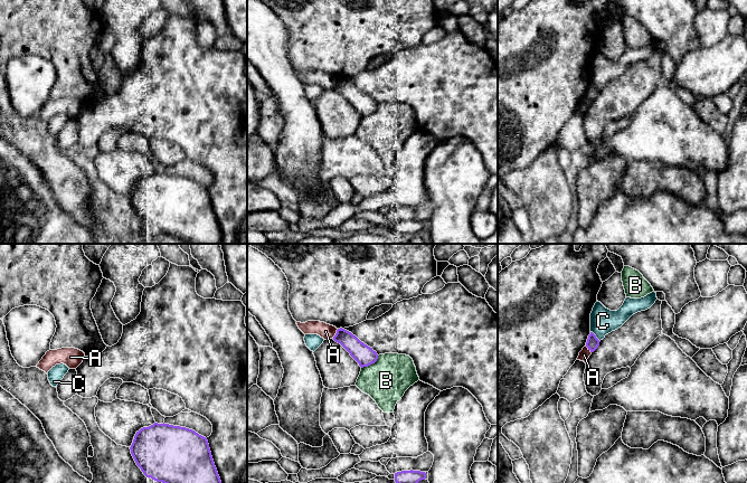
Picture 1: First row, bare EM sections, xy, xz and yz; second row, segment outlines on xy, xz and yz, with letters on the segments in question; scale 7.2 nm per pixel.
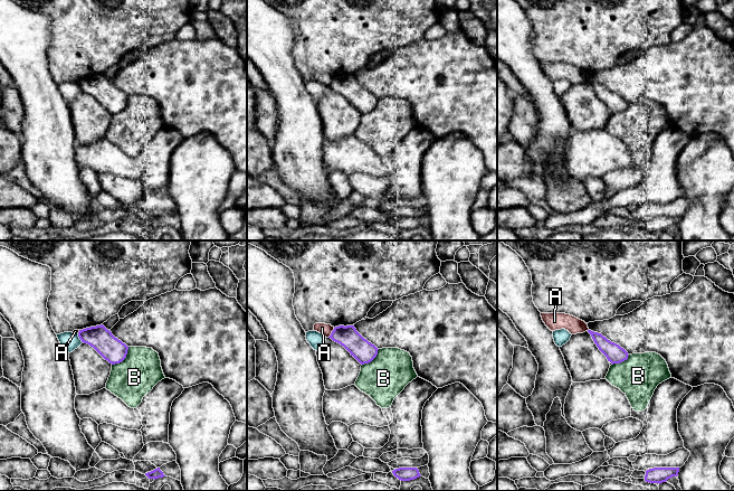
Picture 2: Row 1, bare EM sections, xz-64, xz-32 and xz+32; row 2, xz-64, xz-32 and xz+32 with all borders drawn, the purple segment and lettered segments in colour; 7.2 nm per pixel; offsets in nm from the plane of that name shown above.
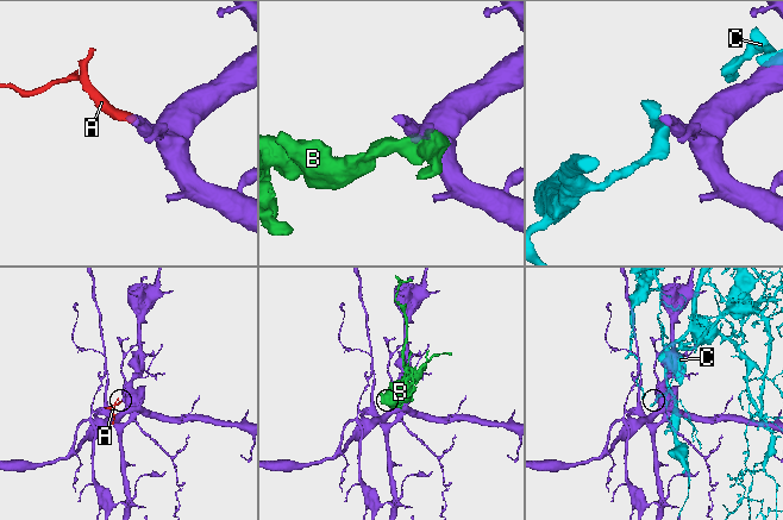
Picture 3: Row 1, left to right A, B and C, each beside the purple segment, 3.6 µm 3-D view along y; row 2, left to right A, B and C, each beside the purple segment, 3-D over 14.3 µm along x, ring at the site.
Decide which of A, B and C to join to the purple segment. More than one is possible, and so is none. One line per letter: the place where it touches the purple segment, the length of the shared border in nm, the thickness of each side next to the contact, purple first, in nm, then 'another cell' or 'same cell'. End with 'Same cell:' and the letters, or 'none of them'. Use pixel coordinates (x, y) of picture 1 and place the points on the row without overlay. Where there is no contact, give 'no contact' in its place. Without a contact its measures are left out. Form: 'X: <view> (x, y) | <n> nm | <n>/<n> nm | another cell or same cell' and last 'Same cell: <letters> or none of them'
A: xz (336, 83) | 80 nm | 140/110 nm | another cell
B: xz (370, 113) | 160 nm | 150/320 nm | another cell
C: yz (595, 86) | 100 nm | 90/190 nm | another cell
Same cell: none of them

